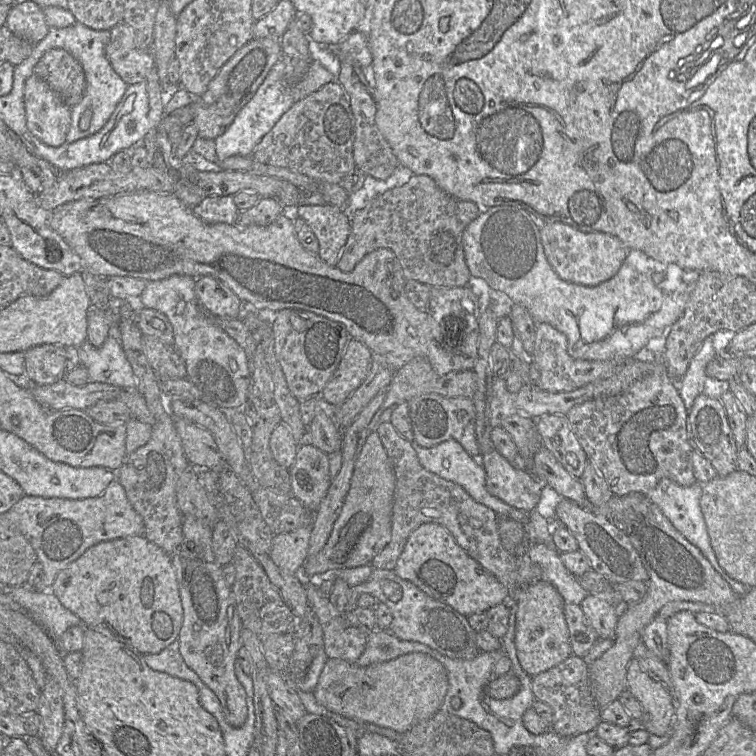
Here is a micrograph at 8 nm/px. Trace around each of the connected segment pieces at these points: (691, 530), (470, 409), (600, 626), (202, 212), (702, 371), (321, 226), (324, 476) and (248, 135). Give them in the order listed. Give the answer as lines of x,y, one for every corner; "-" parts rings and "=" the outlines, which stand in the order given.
662,478
656,487
647,493
650,501
657,505
667,519
671,522
674,528
680,532
685,539
696,546
705,558
711,563
713,568
722,576
729,584
731,589
738,595
742,596
747,593
749,587
732,579
719,565
715,553
710,544
707,526
701,512
700,498
703,485
696,481
688,487
681,486
668,478
=
436,393
423,394
409,400
409,413
414,440
430,448
446,440
456,440
474,459
479,459
480,449
475,434
476,411
470,398
447,398
=
591,594
587,595
580,607
595,629
599,639
613,639
619,617
619,609
=
232,195
207,196
192,210
197,217
209,224
235,224
239,213
=
707,337
697,353
692,358
684,376
677,381
678,393
687,409
691,409
698,395
703,392
707,377
706,366
714,357
716,352
713,347
712,338
=
329,203
301,204
289,212
309,225
319,243
318,257
329,266
337,266
351,230
350,215
=
300,444
297,449
295,462
289,468
291,493
310,512
316,512
325,497
332,479
329,473
328,454
311,444
=
280,58
272,66
253,97
237,113
225,132
214,139
217,161
235,155
250,156
262,137
273,128
294,103
333,80
332,74
317,60
313,60
303,79
294,85
288,85
285,82
284,72
285,64

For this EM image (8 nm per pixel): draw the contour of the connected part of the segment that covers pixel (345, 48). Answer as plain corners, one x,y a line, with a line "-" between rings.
357,29
340,43
329,44
327,48
339,58
340,63
349,63
357,67
367,67
372,63
368,36

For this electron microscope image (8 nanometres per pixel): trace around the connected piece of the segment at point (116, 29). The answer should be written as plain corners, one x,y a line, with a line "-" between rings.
119,23
110,29
111,38
105,53
114,70
129,85
146,81
153,69
156,69
154,56
150,50
143,50
136,44
136,36
132,27

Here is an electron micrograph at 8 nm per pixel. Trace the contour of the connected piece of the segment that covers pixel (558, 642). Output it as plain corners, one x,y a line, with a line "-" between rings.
540,580
525,587
516,597
515,646
523,671
533,677
560,664
572,654
564,616
565,601
550,583

